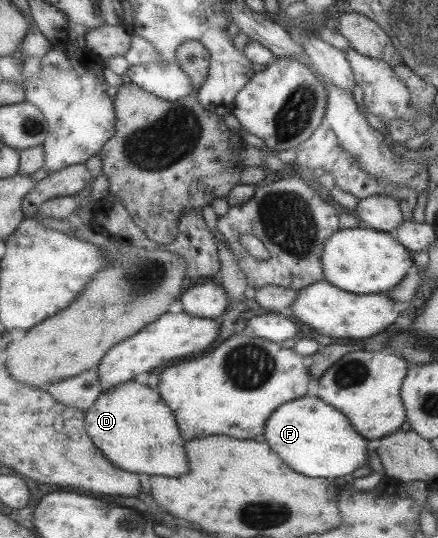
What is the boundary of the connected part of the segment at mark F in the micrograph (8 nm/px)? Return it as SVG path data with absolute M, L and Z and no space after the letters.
M306 395L293 401L286 401L276 407L273 414L265 421L262 435L265 437L265 442L269 444L269 448L283 460L285 465L289 465L289 469L305 477L343 478L344 475L351 474L354 469L367 463L365 461L367 445L374 445L361 437L339 411L331 409L324 401L319 401L317 396Z

